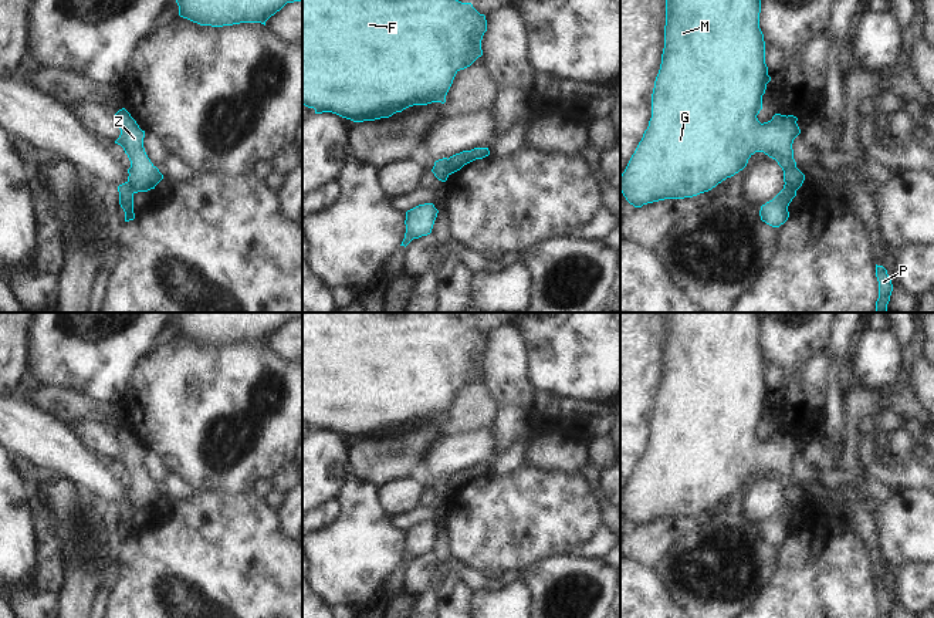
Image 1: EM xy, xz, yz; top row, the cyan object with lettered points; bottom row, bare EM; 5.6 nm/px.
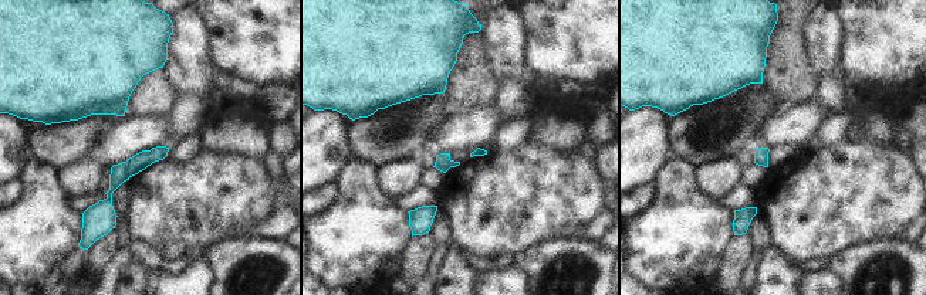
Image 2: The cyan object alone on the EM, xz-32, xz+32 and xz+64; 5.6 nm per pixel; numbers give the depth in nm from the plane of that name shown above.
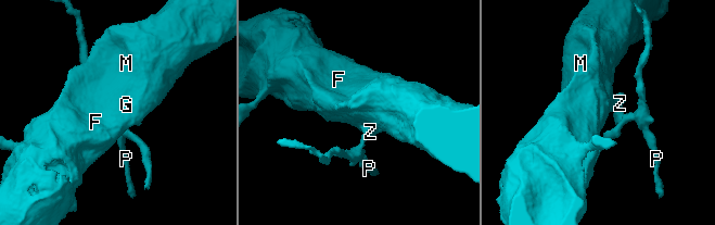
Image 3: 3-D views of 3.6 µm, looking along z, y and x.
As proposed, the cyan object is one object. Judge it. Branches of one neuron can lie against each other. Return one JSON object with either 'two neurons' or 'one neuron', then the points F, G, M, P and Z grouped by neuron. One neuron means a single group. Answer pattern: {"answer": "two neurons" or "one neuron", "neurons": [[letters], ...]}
{"answer": "two neurons", "neurons": [["F", "G", "M", "Z"], ["P"]]}

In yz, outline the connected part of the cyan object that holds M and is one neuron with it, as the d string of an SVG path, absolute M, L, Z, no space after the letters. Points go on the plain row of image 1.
M664 313L664 317L664 367L661 372L660 388L656 395L652 412L652 436L625 490L620 493L620 510L623 511L626 519L634 526L642 526L643 523L664 517L684 517L697 514L700 511L711 509L727 496L731 496L742 489L747 484L748 477L755 470L764 470L778 480L778 483L784 489L784 507L798 509L805 499L805 493L796 486L792 467L793 457L801 452L801 448L796 442L798 436L793 433L786 435L775 432L771 439L764 442L761 442L757 436L757 433L762 428L762 413L765 412L767 402L771 399L771 395L768 394L768 385L765 382L764 352L759 347L761 318L758 313Z

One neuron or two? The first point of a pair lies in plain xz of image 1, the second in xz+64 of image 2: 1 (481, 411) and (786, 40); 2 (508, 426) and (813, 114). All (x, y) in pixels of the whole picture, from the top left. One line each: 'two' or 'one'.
1: one
2: two

